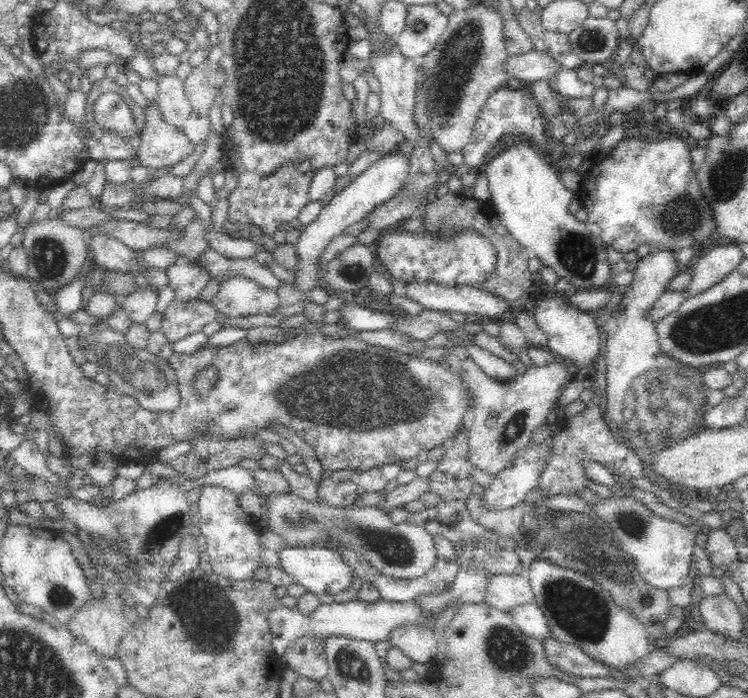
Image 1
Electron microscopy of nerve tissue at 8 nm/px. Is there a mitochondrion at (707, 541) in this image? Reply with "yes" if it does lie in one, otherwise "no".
no

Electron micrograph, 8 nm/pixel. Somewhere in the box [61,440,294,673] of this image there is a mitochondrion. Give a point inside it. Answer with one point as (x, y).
(210, 623)

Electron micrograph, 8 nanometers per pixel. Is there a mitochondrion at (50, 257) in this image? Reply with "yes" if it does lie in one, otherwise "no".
yes

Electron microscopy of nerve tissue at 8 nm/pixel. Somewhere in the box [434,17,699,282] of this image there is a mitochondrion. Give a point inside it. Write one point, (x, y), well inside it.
(592, 41)

